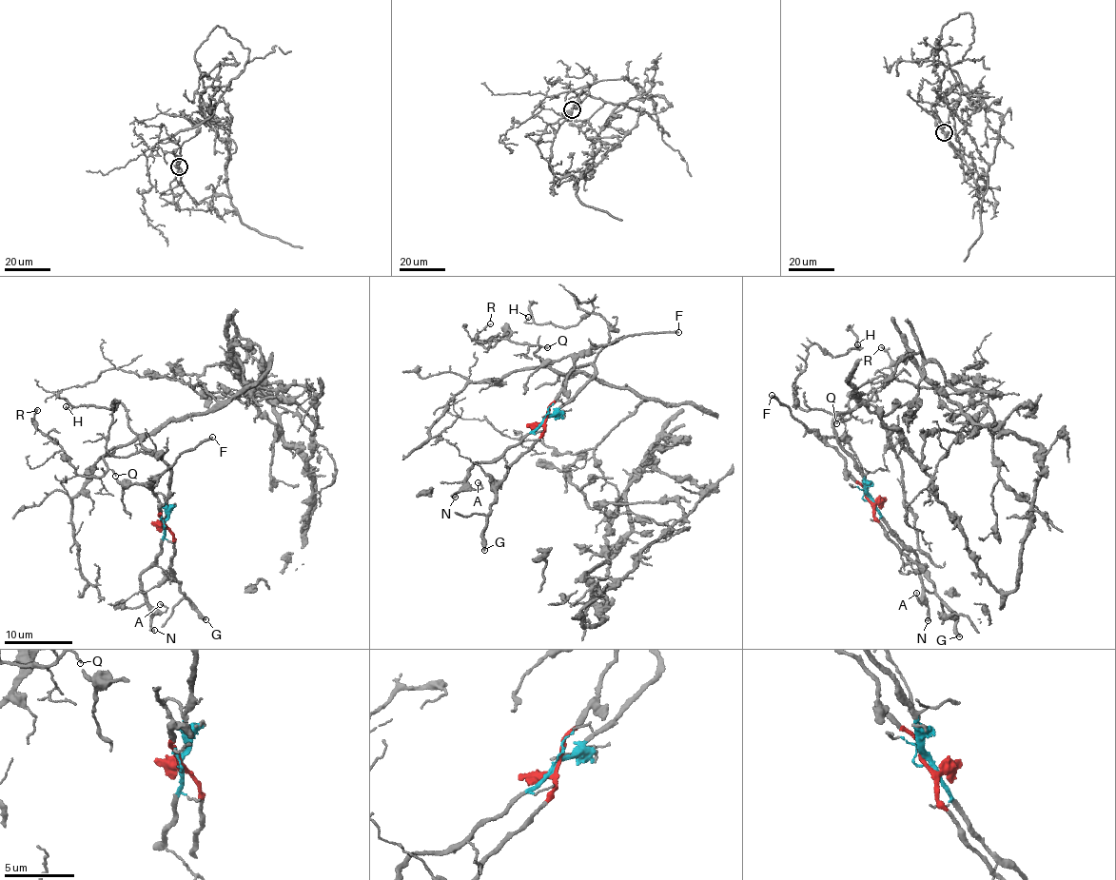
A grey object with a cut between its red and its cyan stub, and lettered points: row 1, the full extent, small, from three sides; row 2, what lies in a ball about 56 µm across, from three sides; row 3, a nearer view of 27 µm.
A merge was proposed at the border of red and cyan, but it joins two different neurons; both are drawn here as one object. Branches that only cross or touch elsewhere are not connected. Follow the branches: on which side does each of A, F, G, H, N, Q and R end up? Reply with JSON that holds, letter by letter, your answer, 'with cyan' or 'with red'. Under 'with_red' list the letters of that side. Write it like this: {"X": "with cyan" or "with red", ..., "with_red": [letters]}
{"A": "with cyan", "F": "with red", "G": "with red", "H": "with cyan", "N": "with cyan", "Q": "with cyan", "R": "with cyan", "with_red": ["F", "G"]}

